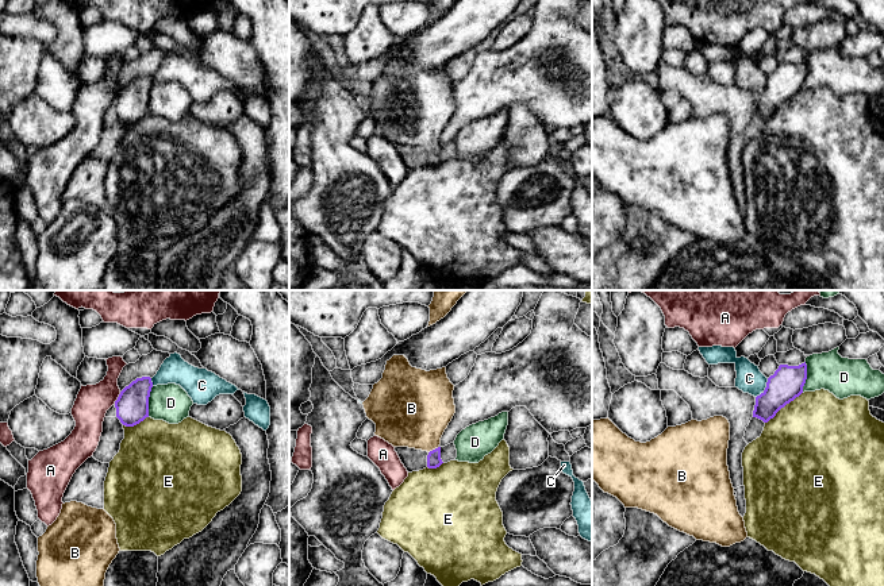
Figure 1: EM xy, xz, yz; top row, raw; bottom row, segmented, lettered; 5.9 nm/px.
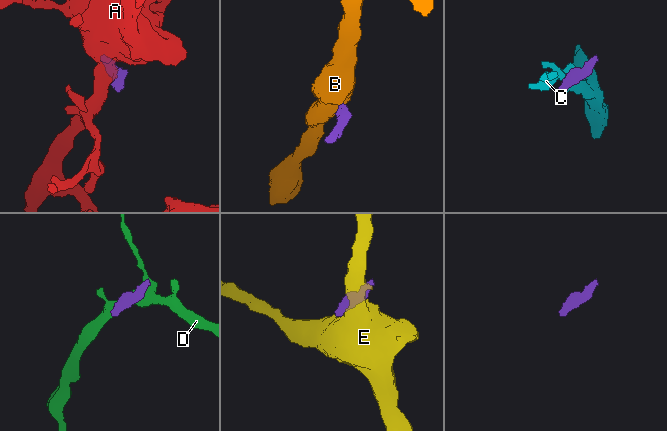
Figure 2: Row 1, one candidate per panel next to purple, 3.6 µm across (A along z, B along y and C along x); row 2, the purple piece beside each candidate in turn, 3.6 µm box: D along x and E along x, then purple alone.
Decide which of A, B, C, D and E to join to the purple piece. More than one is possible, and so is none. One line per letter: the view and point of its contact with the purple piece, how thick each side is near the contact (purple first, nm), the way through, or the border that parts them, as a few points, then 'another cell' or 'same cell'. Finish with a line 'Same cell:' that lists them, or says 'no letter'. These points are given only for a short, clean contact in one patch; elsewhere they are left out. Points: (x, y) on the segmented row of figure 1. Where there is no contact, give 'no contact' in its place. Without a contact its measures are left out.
A: xy (118, 397) | 190/200 nm | along xy (120, 392), (114, 403) | another cell
B: xz (433, 450) | 90/400 nm | across xz (434, 461), (433, 450), (415, 412) | same cell
C: yz (765, 388) | 200/160 nm | along yz (768, 378), (767, 386), (756, 397) | another cell
D: xy (148, 401) | 190/220 nm | another cell
E: yz (783, 407) | 200/500 nm | another cell
Same cell: B

